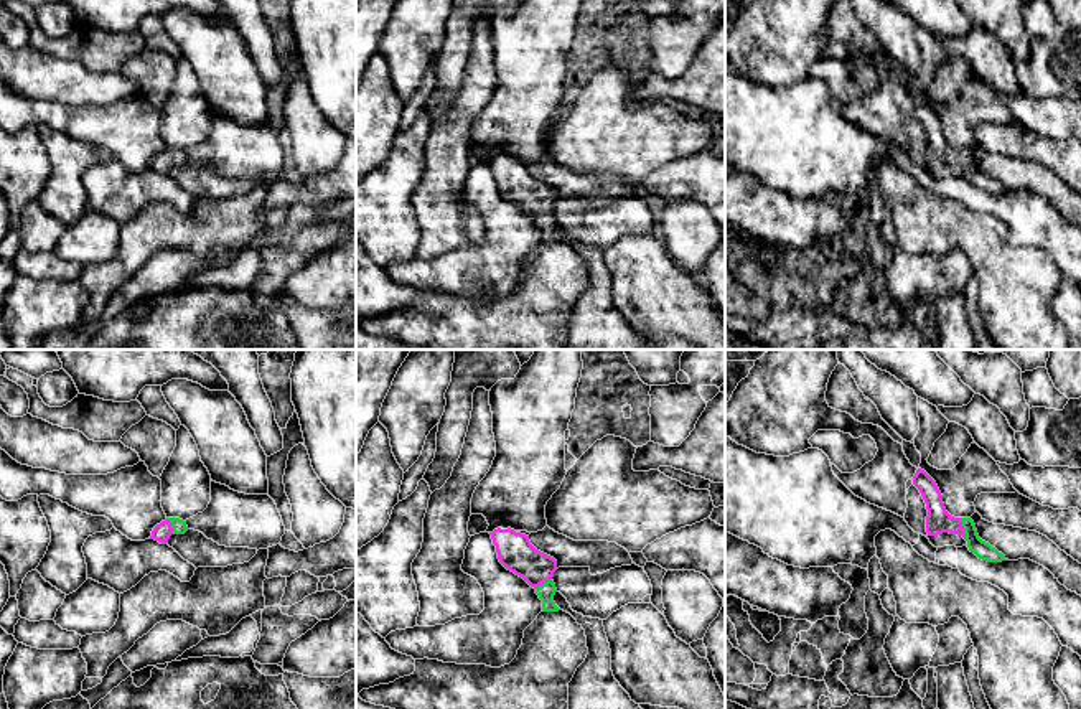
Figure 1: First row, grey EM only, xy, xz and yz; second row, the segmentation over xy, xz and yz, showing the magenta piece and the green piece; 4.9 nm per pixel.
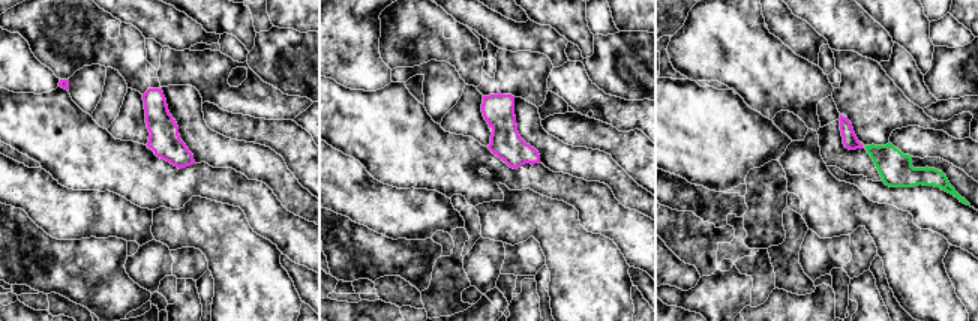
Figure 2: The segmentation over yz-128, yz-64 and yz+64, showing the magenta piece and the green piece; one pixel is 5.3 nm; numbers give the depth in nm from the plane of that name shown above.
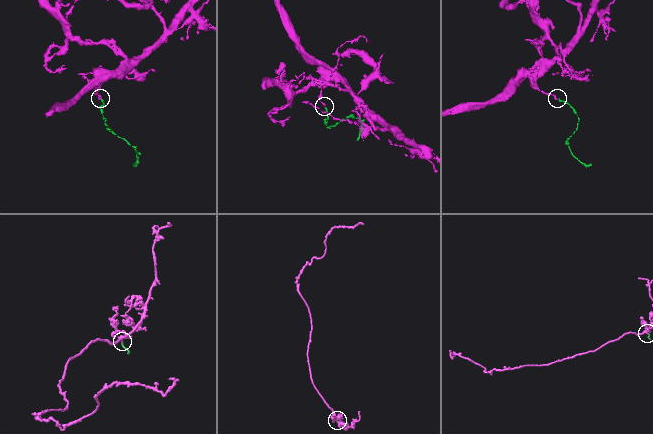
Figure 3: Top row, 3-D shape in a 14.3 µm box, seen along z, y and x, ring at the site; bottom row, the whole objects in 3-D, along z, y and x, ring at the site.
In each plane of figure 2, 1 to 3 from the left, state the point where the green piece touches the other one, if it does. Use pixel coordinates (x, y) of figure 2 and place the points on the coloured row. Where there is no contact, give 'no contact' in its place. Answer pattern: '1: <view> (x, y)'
1: no contact
2: no contact
3: no contact

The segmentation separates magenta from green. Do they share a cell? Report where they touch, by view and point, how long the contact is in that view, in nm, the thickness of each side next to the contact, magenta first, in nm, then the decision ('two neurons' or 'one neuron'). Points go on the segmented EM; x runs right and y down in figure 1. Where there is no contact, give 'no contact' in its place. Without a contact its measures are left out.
yz (963, 528) | 110 nm | 120/90 nm | one neuron

